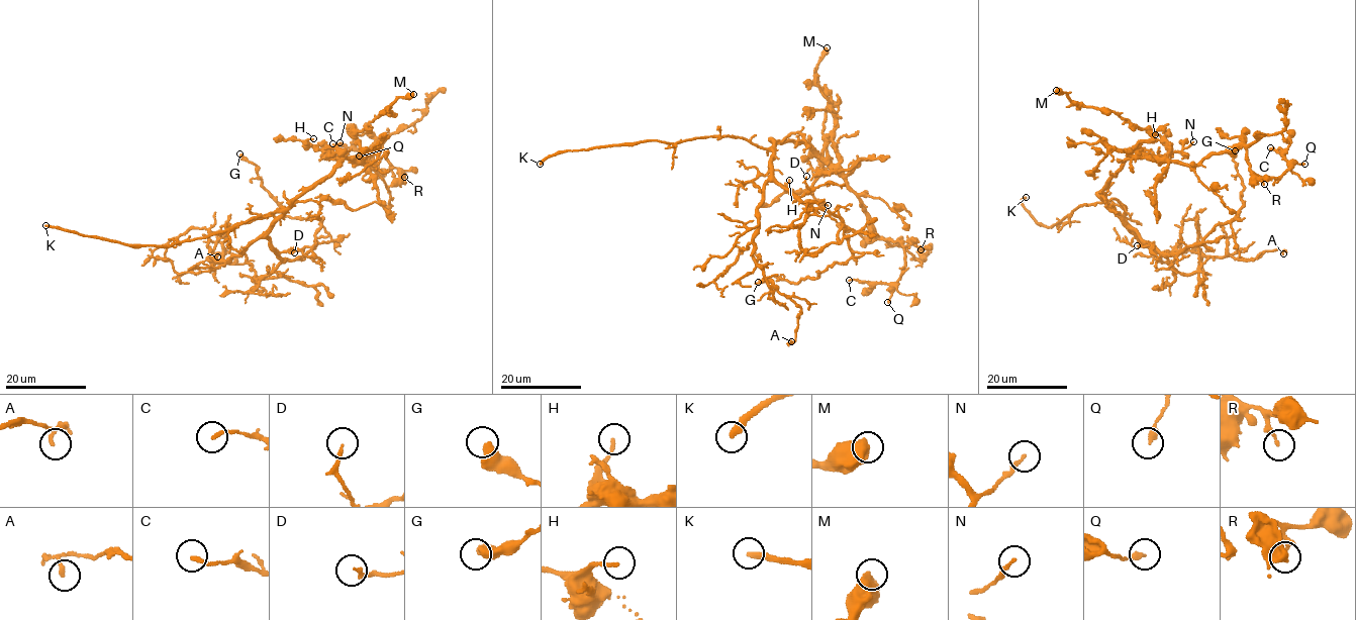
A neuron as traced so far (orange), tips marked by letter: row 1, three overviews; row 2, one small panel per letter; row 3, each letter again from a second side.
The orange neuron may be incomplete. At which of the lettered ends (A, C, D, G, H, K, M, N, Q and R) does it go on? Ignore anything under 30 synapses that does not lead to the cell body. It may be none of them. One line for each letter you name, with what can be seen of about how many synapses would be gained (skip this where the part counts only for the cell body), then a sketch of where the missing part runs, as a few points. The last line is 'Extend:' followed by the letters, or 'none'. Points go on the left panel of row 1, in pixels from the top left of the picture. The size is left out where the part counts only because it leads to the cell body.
Extend: K

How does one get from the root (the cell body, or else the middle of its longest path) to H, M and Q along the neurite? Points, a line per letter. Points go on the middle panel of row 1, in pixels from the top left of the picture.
H: (776, 140), (807, 141), (813, 151), (808, 160), (815, 172), (813, 185), (791, 191), (786, 186), (789, 180)
M: (776, 140), (807, 141), (838, 162), (832, 141), (828, 162), (822, 154), (829, 97), (815, 70), (827, 47)
Q: (776, 140), (807, 141), (858, 197), (876, 233), (900, 242), (904, 254), (903, 273), (887, 302)

